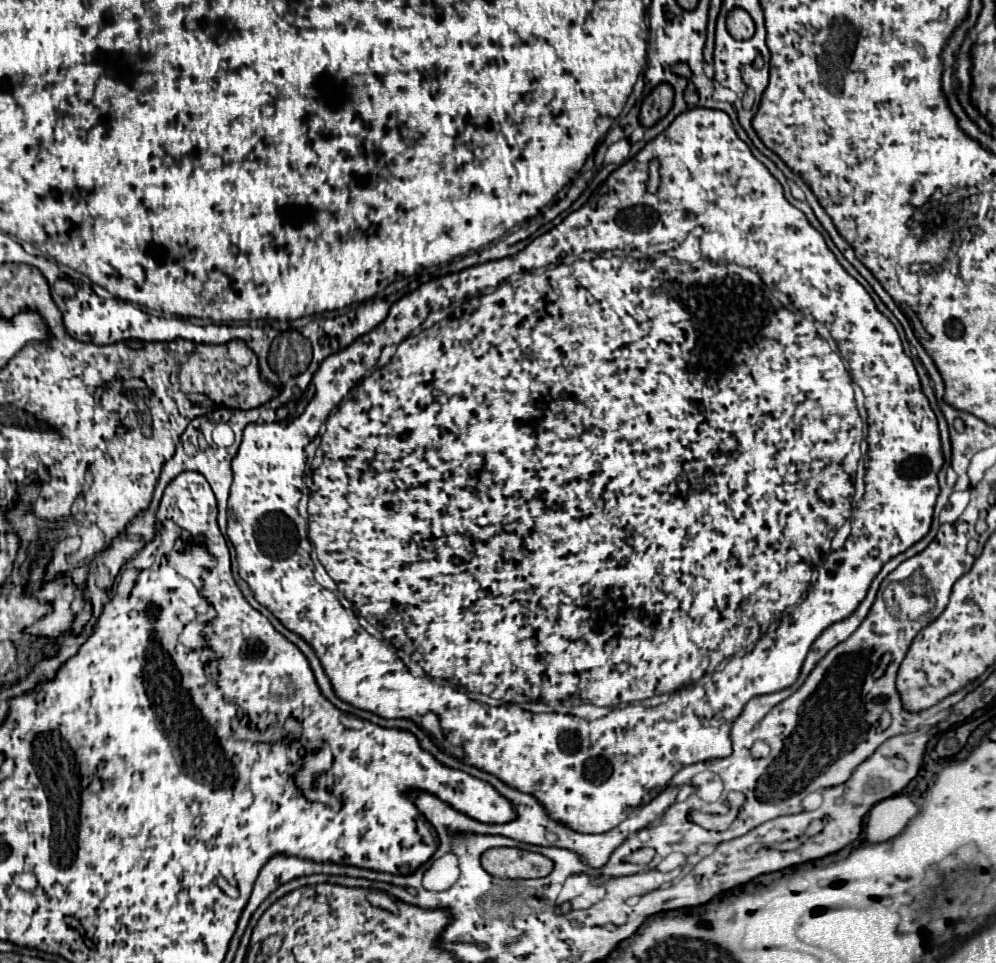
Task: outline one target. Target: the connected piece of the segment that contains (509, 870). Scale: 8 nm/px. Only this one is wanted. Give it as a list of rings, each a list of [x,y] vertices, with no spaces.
[[[498,847],[488,849],[482,855],[482,867],[501,879],[529,879],[546,877],[552,873],[552,859],[532,853],[532,851],[520,851],[510,847]]]

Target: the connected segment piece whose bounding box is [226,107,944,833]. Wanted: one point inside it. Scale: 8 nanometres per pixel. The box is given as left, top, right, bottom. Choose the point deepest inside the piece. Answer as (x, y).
(596, 459)

